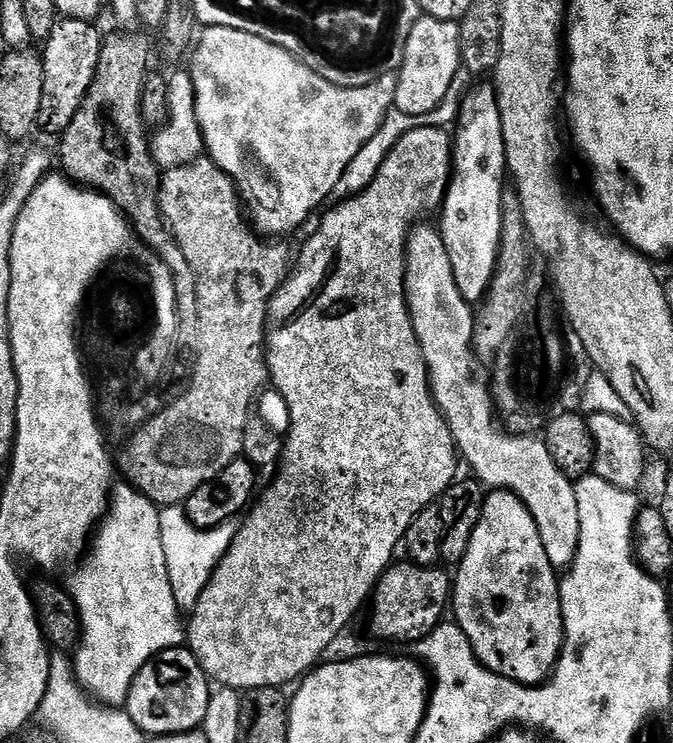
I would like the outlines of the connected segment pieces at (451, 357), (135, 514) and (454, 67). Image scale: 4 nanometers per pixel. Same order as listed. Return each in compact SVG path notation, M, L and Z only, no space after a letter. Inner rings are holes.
M416 234L416 242L414 242L414 248L412 248L412 263L405 264L405 275L402 283L404 285L404 293L407 298L408 312L411 314L412 329L415 330L415 336L419 340L420 349L423 352L423 360L426 362L428 372L429 388L432 392L432 399L435 401L436 406L440 409L440 412L444 416L444 420L447 425L450 426L451 436L455 440L457 451L459 455L468 462L469 466L473 468L475 479L480 484L487 486L492 490L503 490L505 492L512 492L527 506L530 510L530 514L534 518L534 522L538 526L540 531L540 537L542 538L542 546L546 546L546 558L550 558L553 568L557 570L567 570L572 567L572 560L576 557L576 551L578 550L578 542L580 541L580 519L578 518L578 498L576 497L576 489L573 481L569 480L561 468L556 465L556 460L549 452L547 443L536 436L519 436L516 433L509 433L505 429L501 428L499 423L496 423L495 415L495 400L492 399L492 392L489 381L486 382L485 378L478 374L476 375L476 366L478 366L478 360L474 355L474 347L472 346L473 332L474 332L474 320L475 313L473 307L466 303L465 299L461 296L461 291L458 290L457 283L454 279L454 270L451 263L446 262L446 256L440 254L440 246L436 246L436 238L430 238L428 236L428 242L424 242L424 234ZM422 248L428 248L428 256L424 256L424 252L420 252Z
M123 483L113 487L110 507L91 541L88 561L77 570L70 583L82 629L74 652L74 679L89 697L109 706L124 706L135 676L148 660L168 648L181 647L186 640L186 624L183 619L180 621L182 610L176 604L166 566L166 550L162 550L160 508L131 483Z
M421 15L403 44L404 61L396 76L395 111L404 116L428 116L447 98L456 75L462 72L459 23Z

